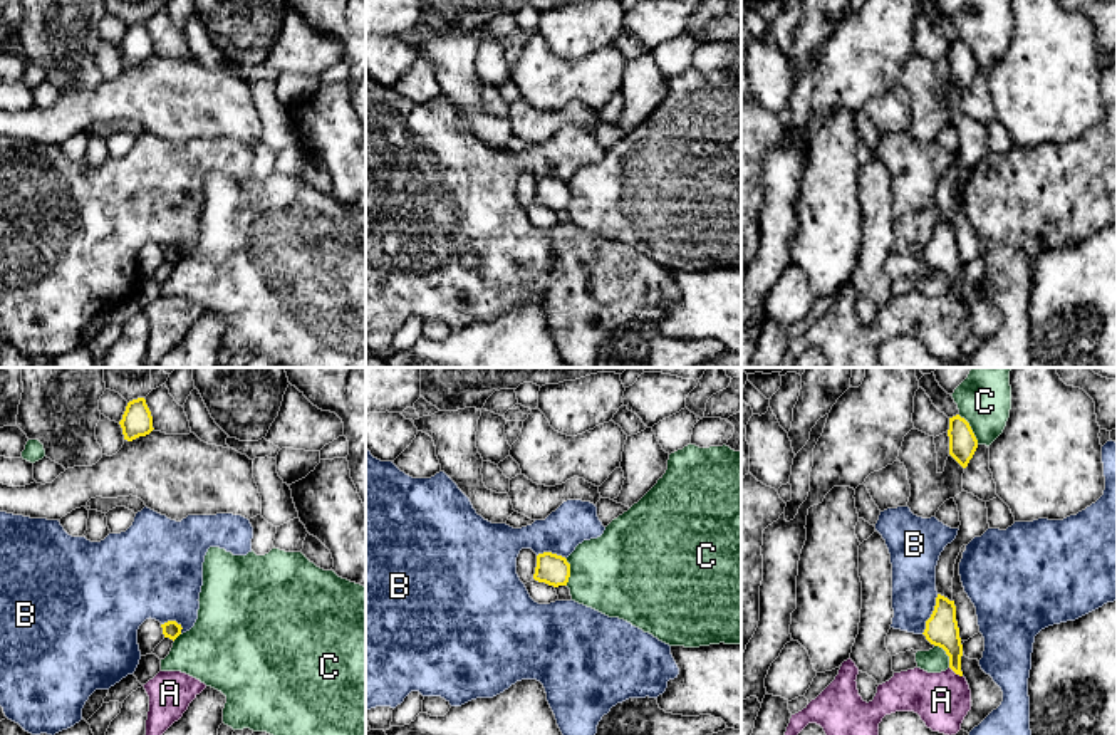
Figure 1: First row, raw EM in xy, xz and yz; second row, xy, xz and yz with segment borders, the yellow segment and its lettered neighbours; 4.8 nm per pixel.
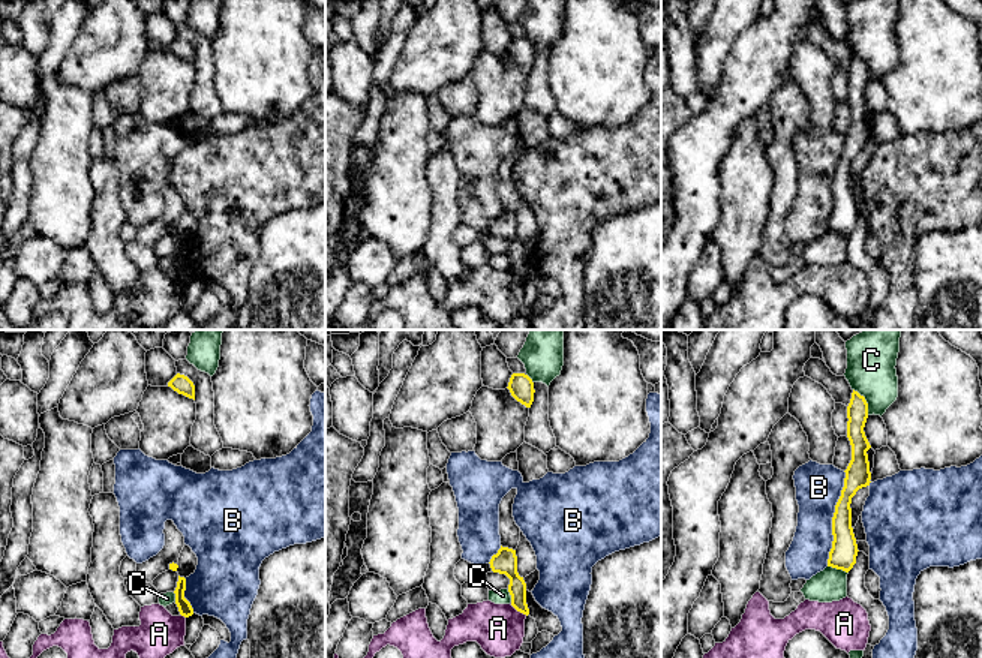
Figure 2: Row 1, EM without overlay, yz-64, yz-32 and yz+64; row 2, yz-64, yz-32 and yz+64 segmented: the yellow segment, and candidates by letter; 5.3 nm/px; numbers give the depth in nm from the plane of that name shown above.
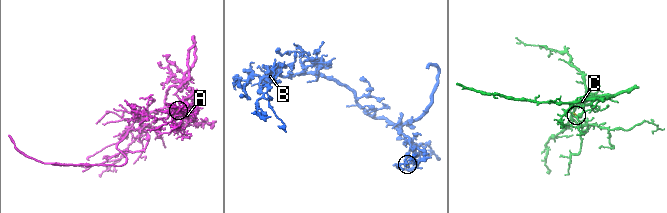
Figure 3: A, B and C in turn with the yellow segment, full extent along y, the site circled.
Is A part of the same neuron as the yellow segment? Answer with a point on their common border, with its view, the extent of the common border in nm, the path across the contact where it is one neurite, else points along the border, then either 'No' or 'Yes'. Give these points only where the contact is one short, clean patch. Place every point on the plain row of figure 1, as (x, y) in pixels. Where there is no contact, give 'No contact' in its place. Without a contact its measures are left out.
Touches yellow at yz (956, 297). Shared border 80 nm. Boundary: yz (950, 291), (961, 301). No

